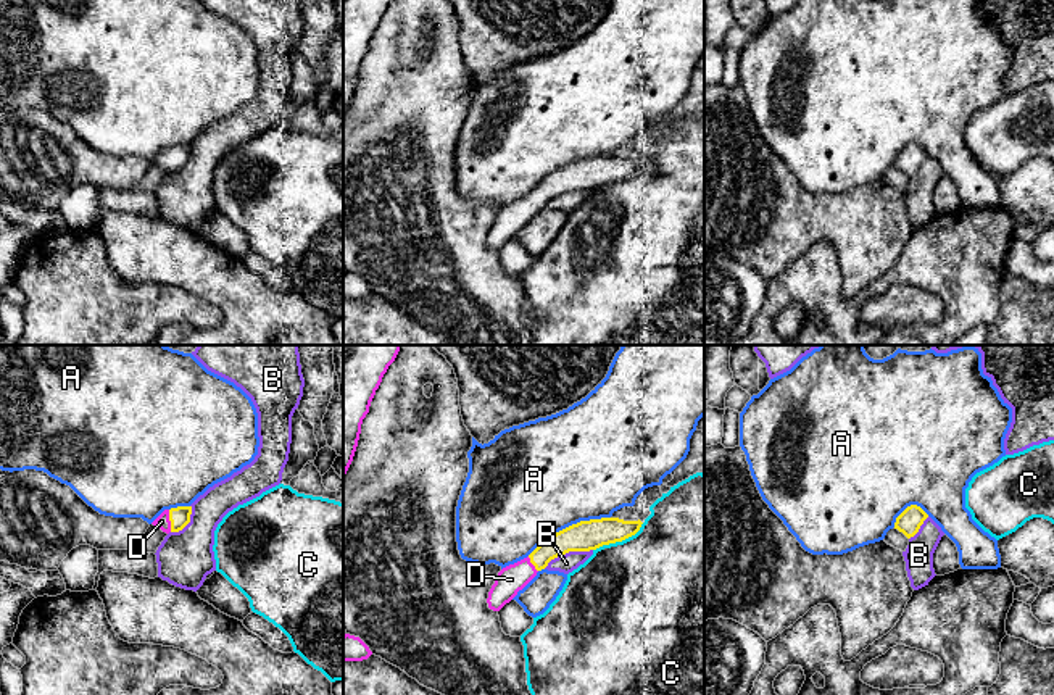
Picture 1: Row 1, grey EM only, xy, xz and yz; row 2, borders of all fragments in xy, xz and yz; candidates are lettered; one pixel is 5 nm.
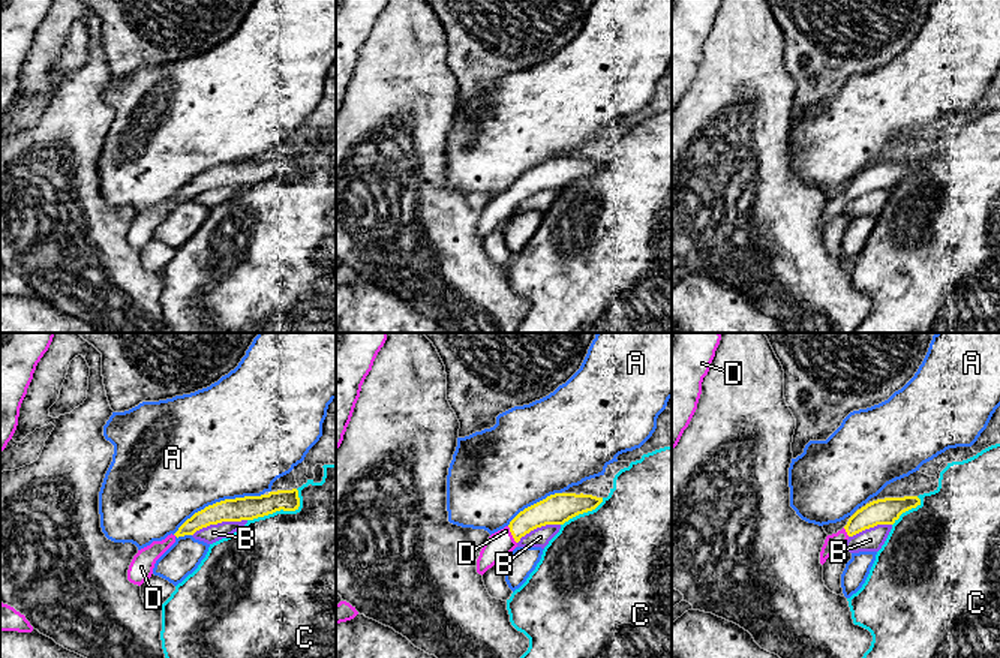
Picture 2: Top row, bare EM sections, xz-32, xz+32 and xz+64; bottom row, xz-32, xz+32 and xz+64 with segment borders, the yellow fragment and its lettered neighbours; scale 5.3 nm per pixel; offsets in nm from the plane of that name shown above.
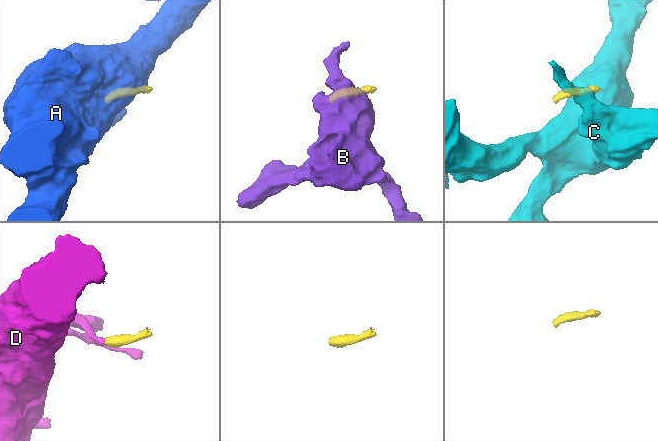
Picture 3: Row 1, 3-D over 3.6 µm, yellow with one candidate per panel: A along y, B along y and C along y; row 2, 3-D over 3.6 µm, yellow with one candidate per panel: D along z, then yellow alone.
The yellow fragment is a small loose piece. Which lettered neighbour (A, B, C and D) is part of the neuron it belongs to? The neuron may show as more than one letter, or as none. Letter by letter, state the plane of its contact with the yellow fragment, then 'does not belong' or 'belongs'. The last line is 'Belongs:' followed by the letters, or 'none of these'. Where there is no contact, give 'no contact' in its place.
A: contact in xz; does not belong
B: contact in xz; does not belong
C: contact in xz; does not belong
D: contact in xy; belongs
Belongs: D

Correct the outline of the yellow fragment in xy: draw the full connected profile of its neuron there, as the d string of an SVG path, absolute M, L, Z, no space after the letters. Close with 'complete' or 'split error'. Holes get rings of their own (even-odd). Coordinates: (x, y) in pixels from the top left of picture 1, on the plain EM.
M192 145L164 148L151 163L163 171L179 171L190 161Z; split error

